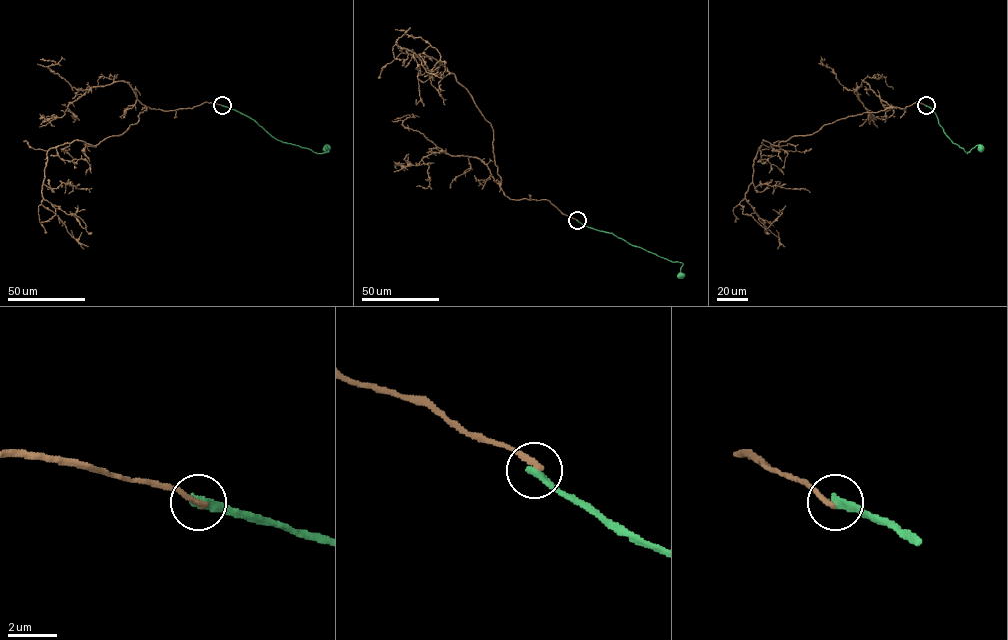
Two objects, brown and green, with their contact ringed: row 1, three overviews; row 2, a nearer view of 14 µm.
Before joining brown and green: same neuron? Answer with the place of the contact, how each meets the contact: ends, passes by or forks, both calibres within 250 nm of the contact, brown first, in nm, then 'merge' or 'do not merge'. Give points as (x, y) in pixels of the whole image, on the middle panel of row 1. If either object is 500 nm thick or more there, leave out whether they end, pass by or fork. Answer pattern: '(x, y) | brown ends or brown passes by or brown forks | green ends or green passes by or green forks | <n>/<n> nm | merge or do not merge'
(577, 220) | brown ends | green ends | 240/380 nm | do not merge

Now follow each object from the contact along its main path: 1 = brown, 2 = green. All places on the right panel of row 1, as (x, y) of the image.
1: (925, 106), (848, 116), (777, 145), (763, 140), (739, 204), (764, 228), (780, 215), (772, 210)
2: (926, 106), (936, 115), (938, 123), (952, 142), (967, 153), (976, 145), (981, 147)

